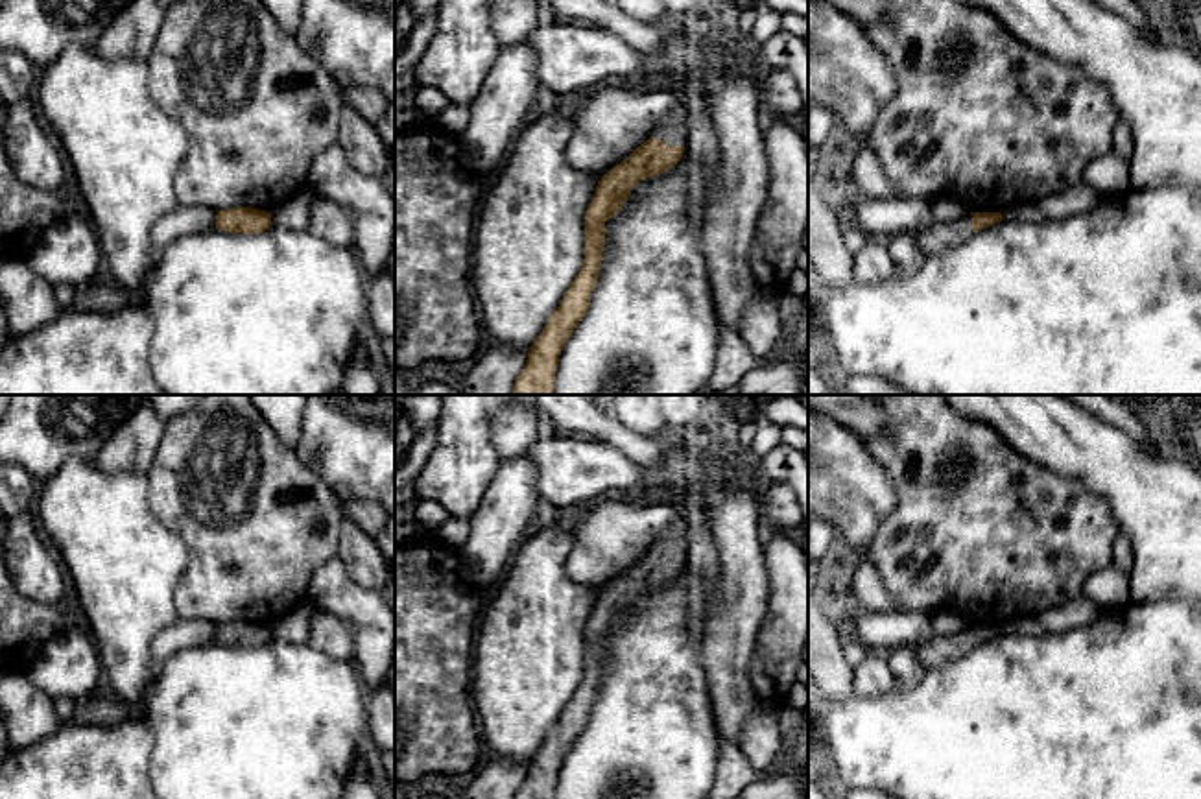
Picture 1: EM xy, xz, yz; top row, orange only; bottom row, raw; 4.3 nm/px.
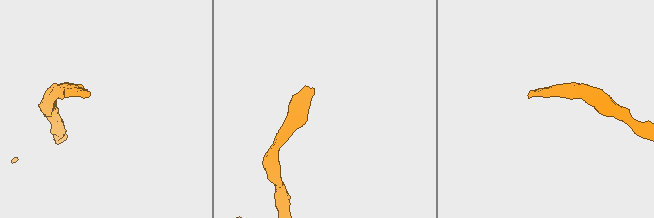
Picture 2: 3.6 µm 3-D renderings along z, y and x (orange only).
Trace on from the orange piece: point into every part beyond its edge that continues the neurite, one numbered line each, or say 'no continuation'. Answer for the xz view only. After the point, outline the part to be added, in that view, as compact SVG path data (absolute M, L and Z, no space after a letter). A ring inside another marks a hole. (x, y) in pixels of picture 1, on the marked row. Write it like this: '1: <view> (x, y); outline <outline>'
1: xz (672, 130); outline M677 98L677 109L673 114L668 114L651 133L655 138L662 138L666 146L686 146L688 127L692 116L686 107Z

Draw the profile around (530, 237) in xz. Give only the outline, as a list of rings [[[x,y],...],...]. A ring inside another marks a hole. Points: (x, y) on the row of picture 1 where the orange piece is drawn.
[[[541,103],[518,131],[504,164],[483,192],[476,212],[470,282],[485,343],[529,349],[583,268],[585,214],[598,183],[590,172],[568,164],[566,146],[572,133],[572,113]]]

